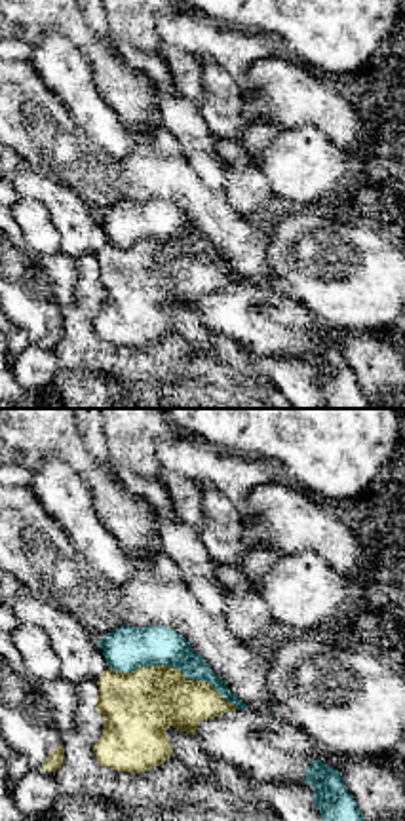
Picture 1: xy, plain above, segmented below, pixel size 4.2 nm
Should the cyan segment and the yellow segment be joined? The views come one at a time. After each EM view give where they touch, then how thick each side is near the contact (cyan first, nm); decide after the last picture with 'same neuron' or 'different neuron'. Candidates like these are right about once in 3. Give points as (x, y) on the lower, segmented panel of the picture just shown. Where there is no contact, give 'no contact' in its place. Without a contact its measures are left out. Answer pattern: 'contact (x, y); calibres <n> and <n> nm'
contact (173, 666); calibres 190 and 300 nm

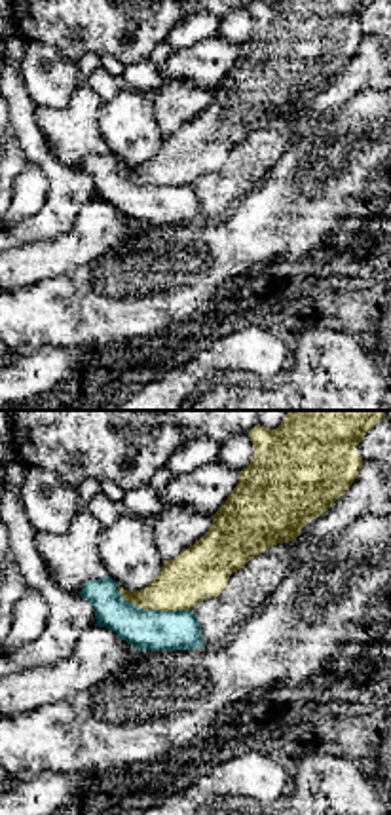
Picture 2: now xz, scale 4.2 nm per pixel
contact (152, 610); calibres 180 and 220 nm

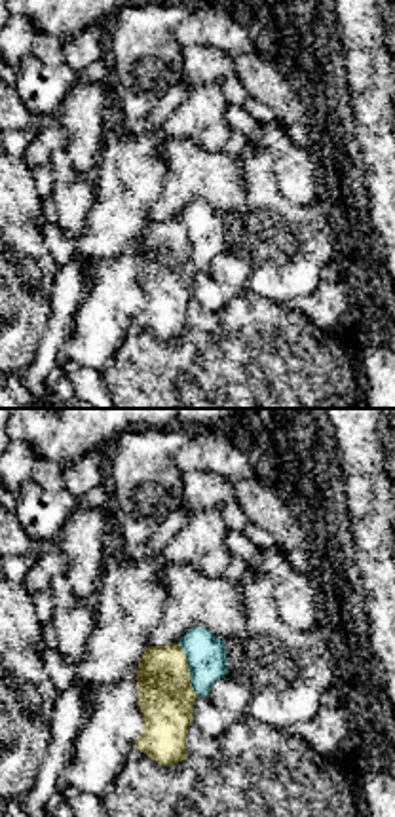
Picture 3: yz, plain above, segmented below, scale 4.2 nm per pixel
contact (190, 671); calibres 170 and 240 nm

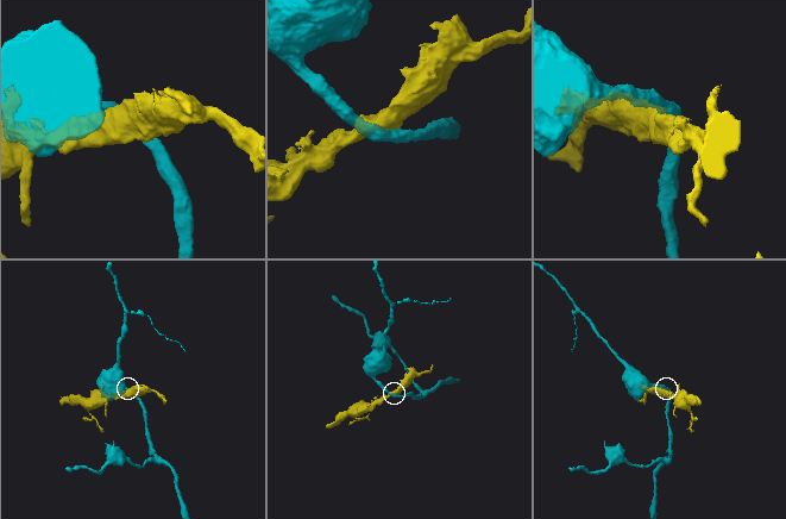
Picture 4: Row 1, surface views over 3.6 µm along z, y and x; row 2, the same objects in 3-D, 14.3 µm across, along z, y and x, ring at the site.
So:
different neuron

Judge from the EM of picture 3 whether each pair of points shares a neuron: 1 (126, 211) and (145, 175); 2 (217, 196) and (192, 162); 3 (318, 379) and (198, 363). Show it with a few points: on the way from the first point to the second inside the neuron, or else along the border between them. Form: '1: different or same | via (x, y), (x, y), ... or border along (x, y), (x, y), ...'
1: same | via (126, 202), (135, 185)
2: same | via (217, 189), (198, 170)
3: same | via (287, 379), (228, 379)

